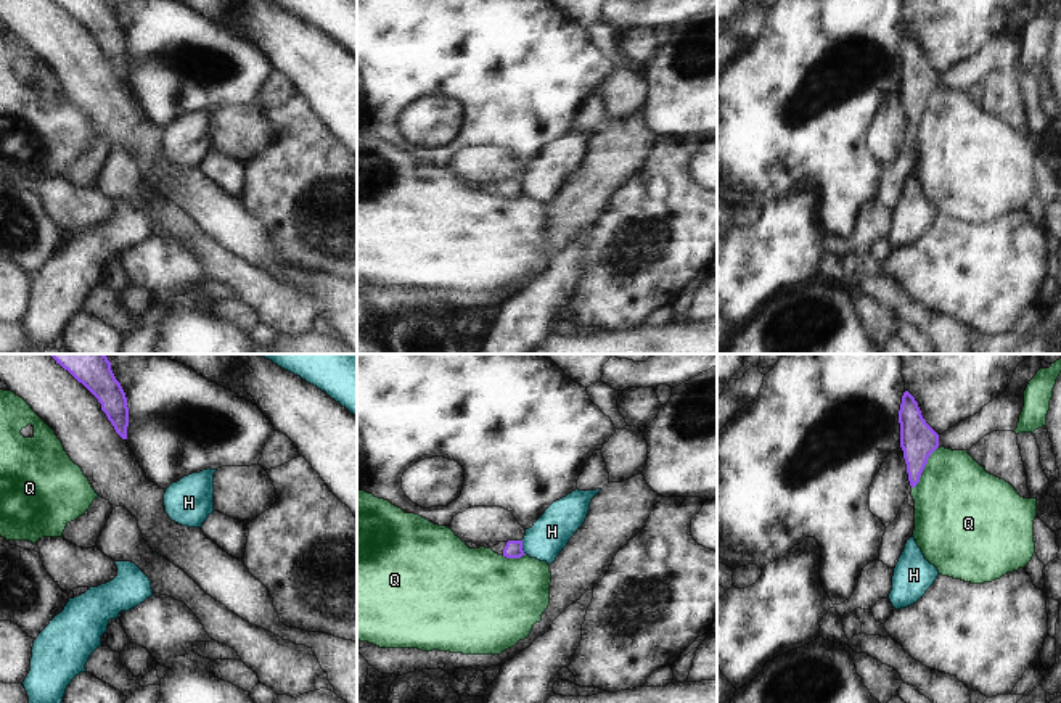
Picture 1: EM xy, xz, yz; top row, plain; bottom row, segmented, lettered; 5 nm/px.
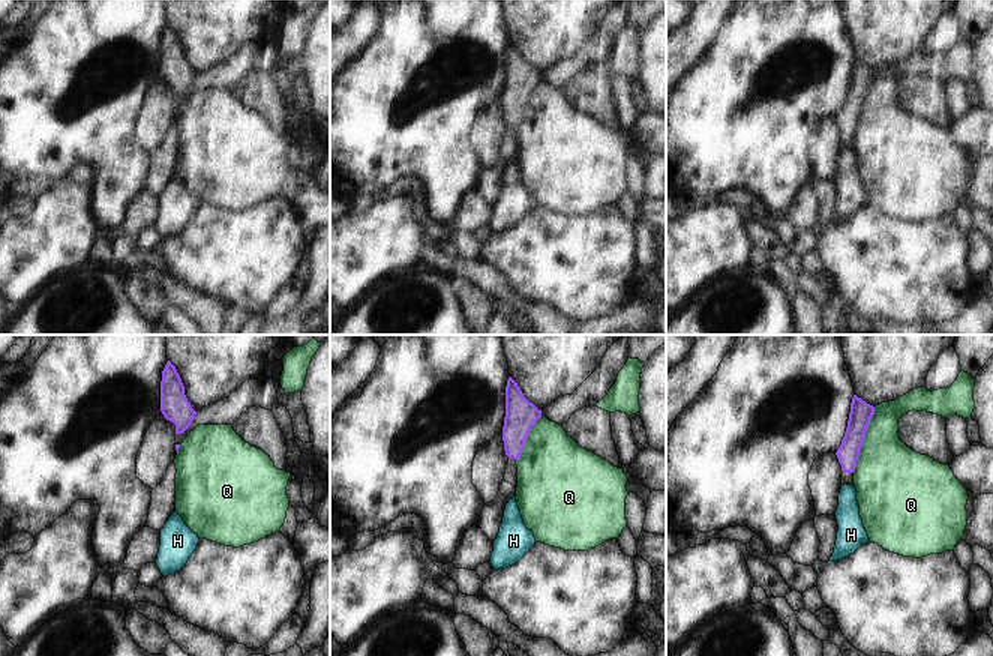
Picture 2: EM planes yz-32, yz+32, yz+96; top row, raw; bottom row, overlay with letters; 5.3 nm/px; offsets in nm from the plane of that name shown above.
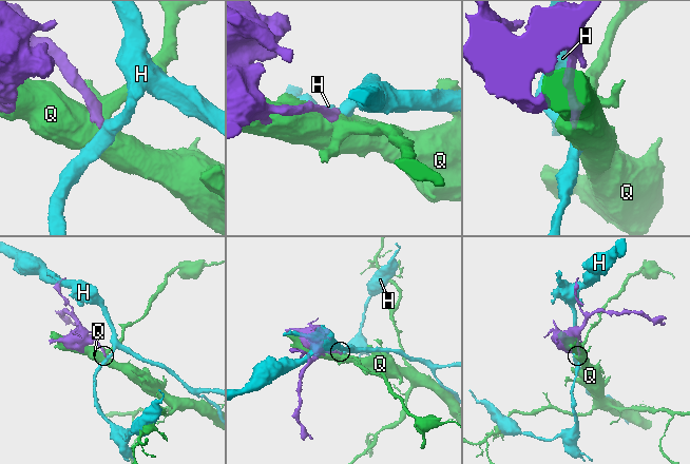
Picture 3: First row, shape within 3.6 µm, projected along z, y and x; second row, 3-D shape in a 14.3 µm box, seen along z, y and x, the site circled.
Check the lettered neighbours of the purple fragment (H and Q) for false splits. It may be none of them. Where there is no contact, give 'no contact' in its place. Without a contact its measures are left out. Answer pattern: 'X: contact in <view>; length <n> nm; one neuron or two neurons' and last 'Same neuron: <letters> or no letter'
H: contact in xz; length 80 nm; two neurons
Q: contact in yz; length 260 nm; two neurons
Same neuron: no letter

